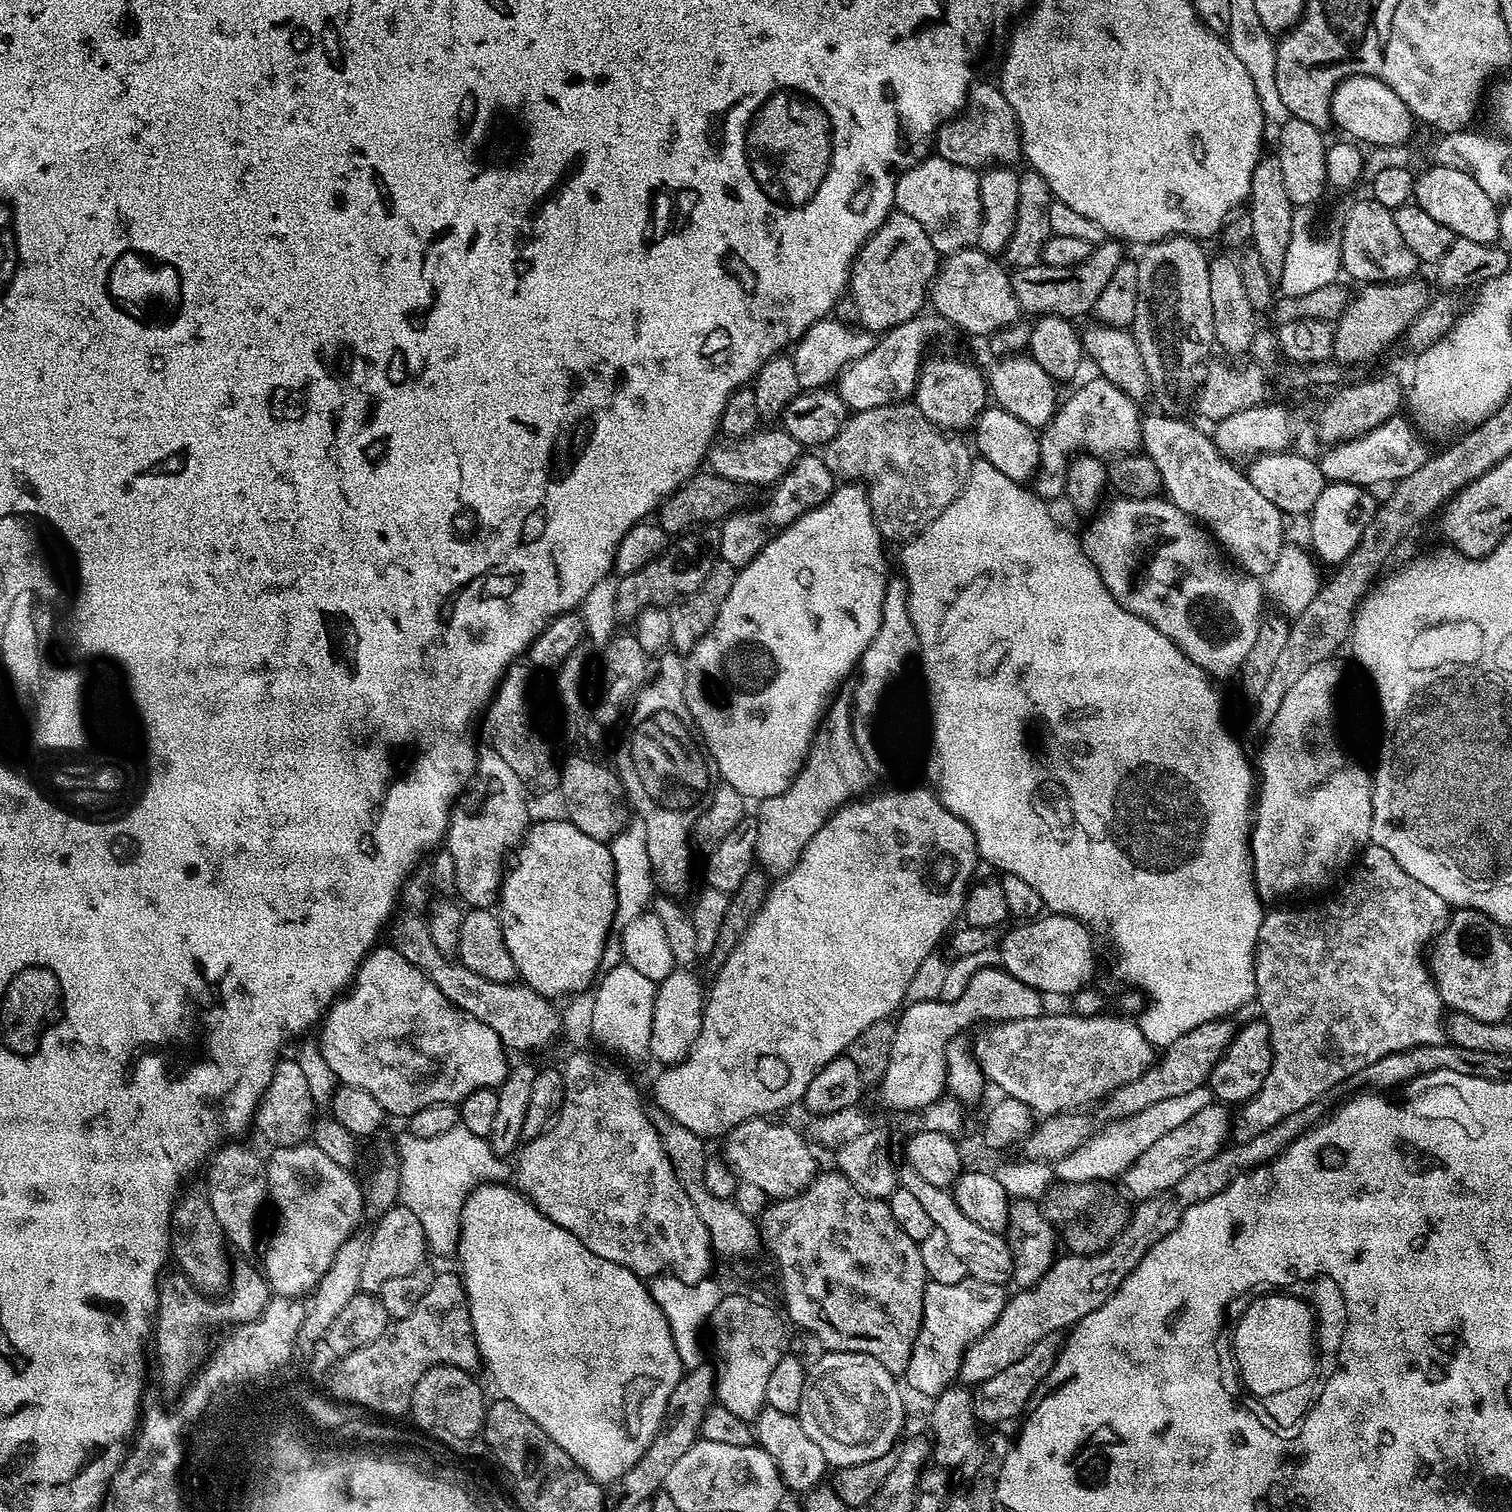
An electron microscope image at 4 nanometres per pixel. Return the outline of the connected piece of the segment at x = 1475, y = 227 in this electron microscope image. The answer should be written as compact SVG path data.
M1439 163L1432 167L1415 177L1414 203L1426 210L1434 222L1442 222L1442 226L1449 228L1453 237L1496 244L1500 240L1500 208L1497 201L1492 200L1470 174Z

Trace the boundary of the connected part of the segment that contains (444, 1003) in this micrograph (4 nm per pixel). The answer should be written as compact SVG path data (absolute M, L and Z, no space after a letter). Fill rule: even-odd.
M377 946L365 956L350 987L323 1013L323 1024L318 1041L337 1081L374 1094L389 1117L407 1118L431 1104L459 1105L474 1090L499 1089L508 1077L509 1053L498 1034L455 1008L425 972L391 946Z

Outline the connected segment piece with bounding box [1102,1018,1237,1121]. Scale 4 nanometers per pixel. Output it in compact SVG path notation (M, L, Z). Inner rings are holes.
M1231 1019L1211 1020L1202 1022L1202 1026L1194 1026L1190 1034L1182 1034L1178 1042L1159 1053L1158 1059L1152 1063L1134 1082L1126 1082L1126 1086L1118 1086L1103 1101L1102 1107L1109 1121L1126 1119L1127 1116L1136 1115L1140 1110L1150 1106L1151 1103L1165 1101L1166 1098L1176 1098L1184 1095L1196 1087L1207 1085L1208 1076L1214 1066L1222 1058L1222 1054L1230 1046L1236 1036L1237 1025L1231 1024Z

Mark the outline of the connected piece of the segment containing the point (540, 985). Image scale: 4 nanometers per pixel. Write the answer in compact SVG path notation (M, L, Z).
M561 818L561 820L540 820L531 825L528 831L524 834L524 839L519 845L518 853L520 852L520 857L517 858L516 864L517 868L507 873L504 877L504 883L501 887L500 894L498 897L498 915L500 918L500 925L502 926L502 934L506 938L506 950L510 950L510 958L514 958L514 966L516 967L517 973L522 977L523 983L527 984L528 987L533 988L538 994L547 996L549 998L557 998L556 996L565 996L565 998L571 997L575 993L583 992L589 987L591 980L597 979L598 973L600 972L600 959L602 958L604 944L607 942L608 933L612 931L612 919L615 916L615 904L616 904L616 894L615 894L615 866L612 861L612 849L609 847L605 841L595 840L590 838L590 834L582 834L582 830L578 830L578 826L574 826L572 821L567 818Z

